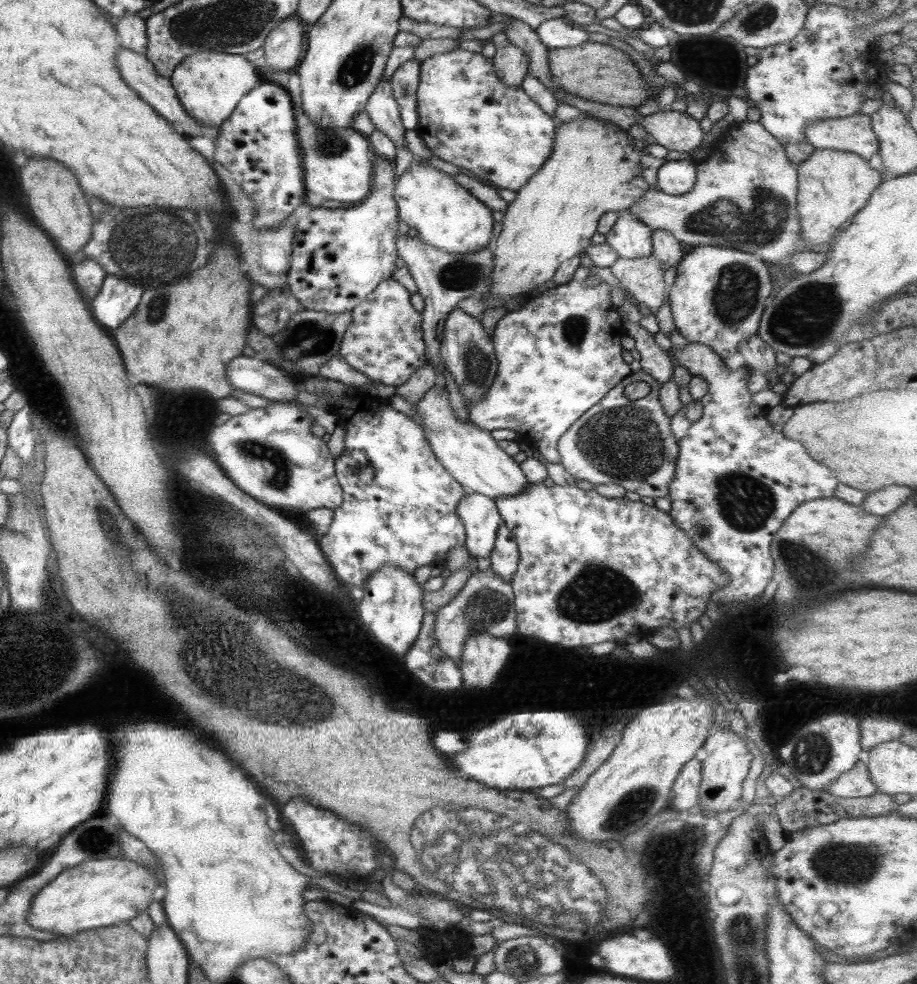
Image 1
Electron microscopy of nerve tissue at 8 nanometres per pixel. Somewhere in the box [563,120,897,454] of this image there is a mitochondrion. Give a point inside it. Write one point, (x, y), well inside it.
(757, 220)

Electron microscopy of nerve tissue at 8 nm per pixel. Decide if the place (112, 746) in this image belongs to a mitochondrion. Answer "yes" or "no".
no

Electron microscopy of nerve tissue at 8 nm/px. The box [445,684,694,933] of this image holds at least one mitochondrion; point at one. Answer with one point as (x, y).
(629, 810)

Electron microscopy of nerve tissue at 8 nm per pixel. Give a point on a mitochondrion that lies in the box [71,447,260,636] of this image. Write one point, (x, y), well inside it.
(110, 524)

